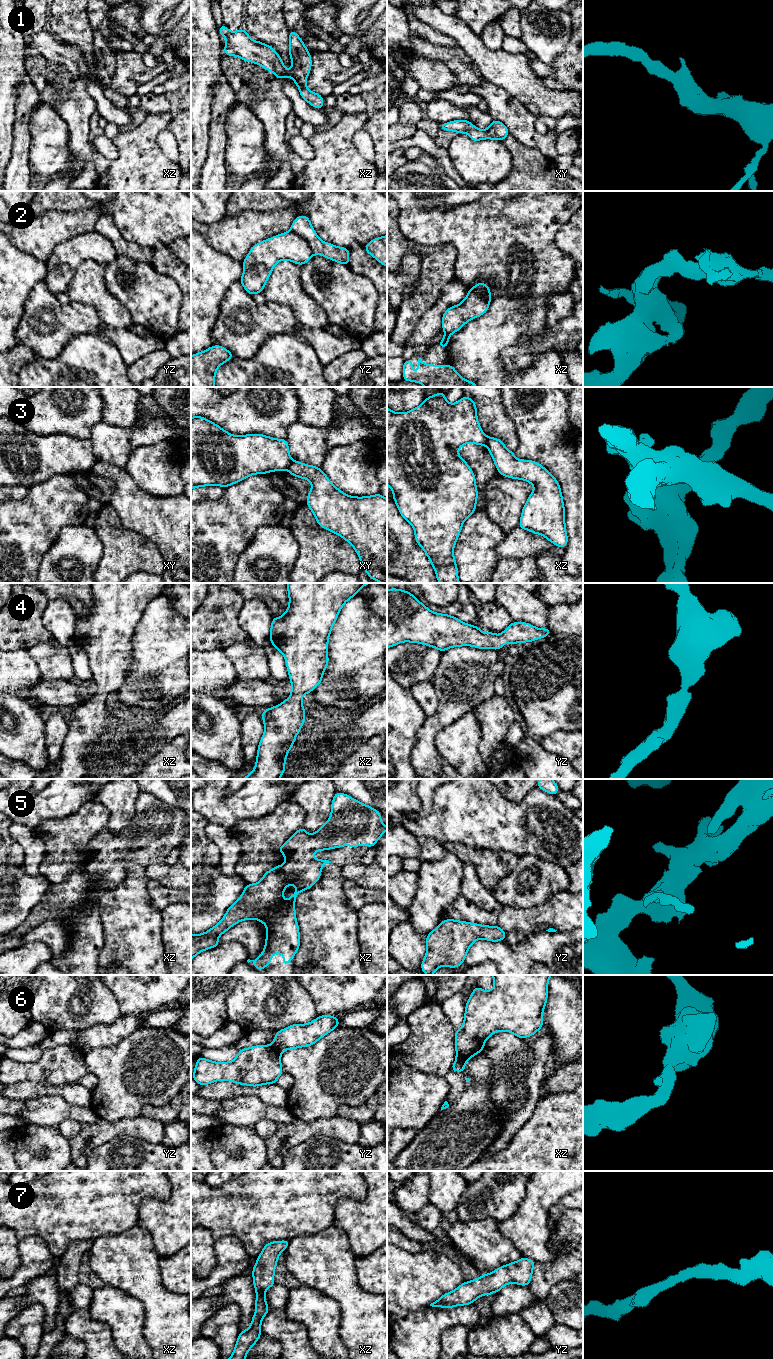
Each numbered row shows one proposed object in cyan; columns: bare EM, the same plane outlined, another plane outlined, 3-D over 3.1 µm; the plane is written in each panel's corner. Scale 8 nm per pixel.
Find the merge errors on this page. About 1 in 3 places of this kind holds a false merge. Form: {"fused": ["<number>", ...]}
{"fused": ["2", "3", "6"]}

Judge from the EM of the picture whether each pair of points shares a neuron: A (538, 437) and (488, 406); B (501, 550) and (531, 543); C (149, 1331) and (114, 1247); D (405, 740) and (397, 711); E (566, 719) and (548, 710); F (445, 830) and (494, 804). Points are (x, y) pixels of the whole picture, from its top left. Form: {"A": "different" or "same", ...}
{"A": "different", "B": "same", "C": "same", "D": "same", "E": "same", "F": "same"}

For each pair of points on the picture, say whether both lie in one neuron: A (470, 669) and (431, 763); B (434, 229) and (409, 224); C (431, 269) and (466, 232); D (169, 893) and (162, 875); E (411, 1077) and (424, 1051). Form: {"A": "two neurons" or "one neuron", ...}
{"A": "one neuron", "B": "one neuron", "C": "two neurons", "D": "two neurons", "E": "two neurons"}

